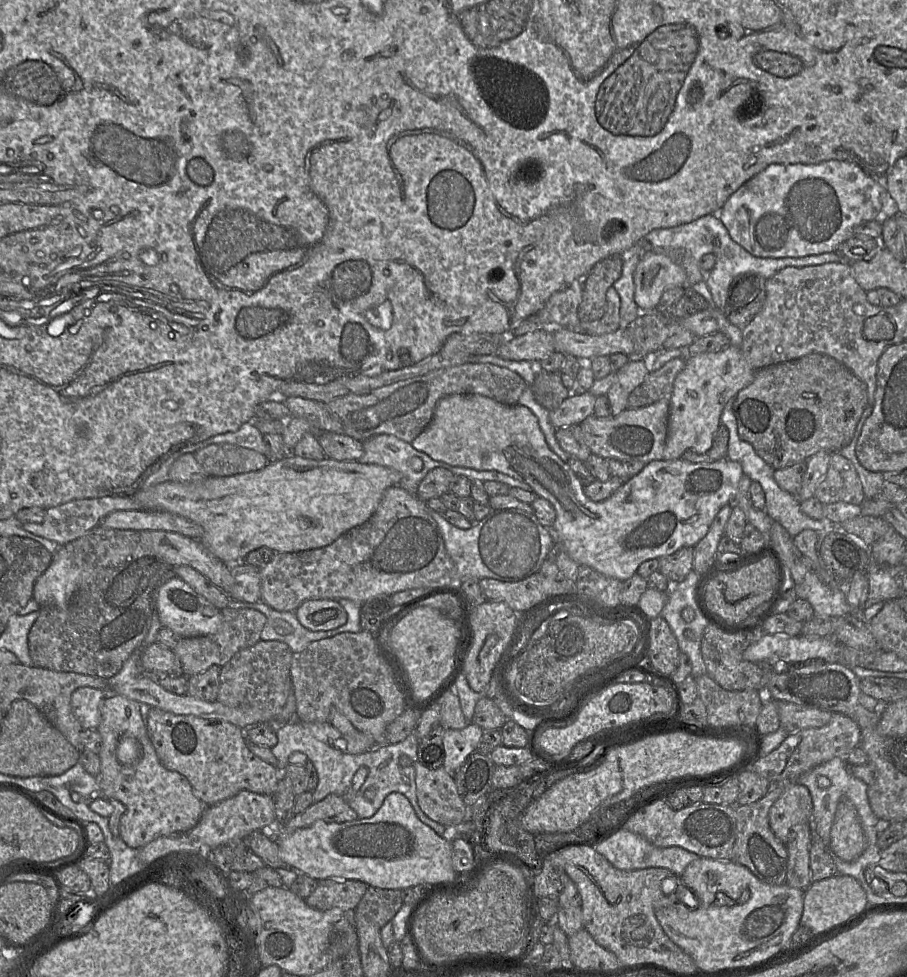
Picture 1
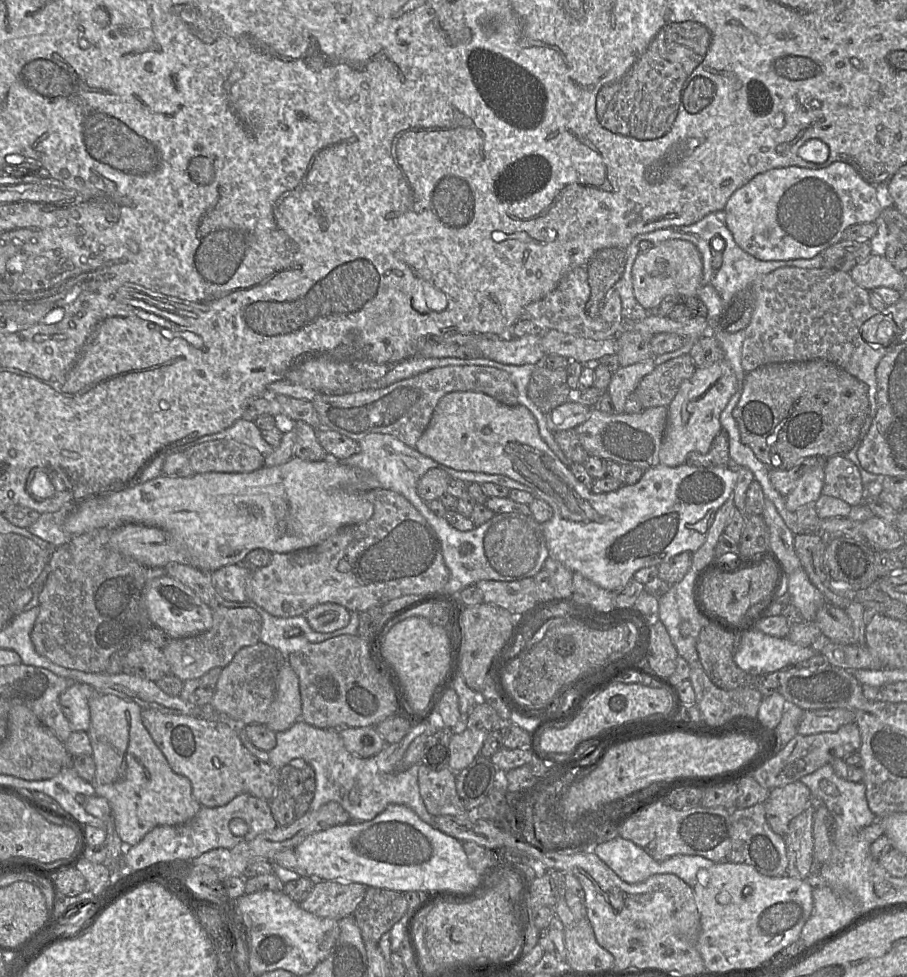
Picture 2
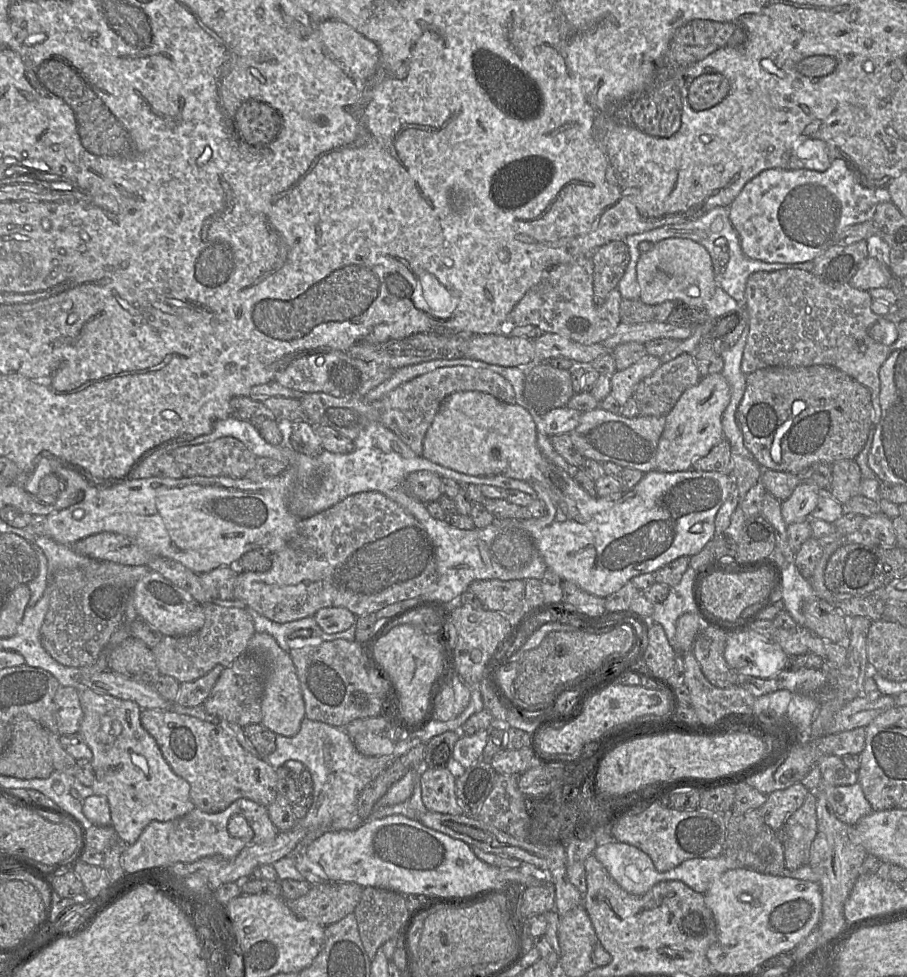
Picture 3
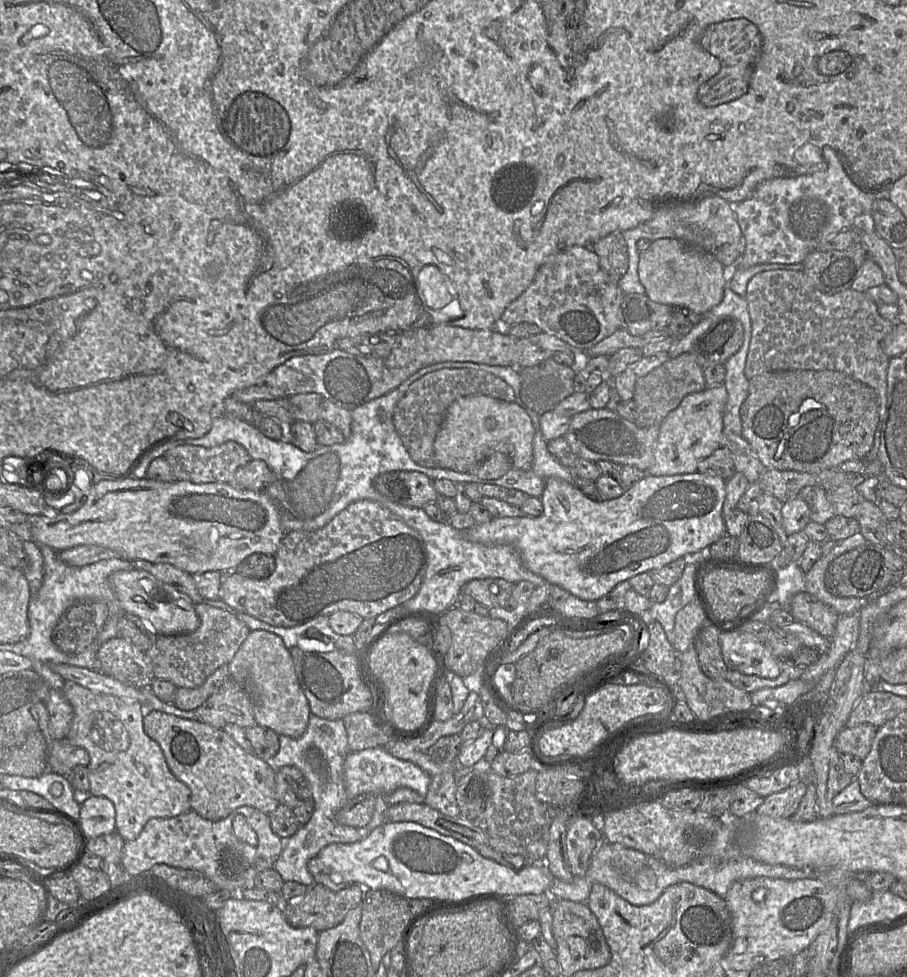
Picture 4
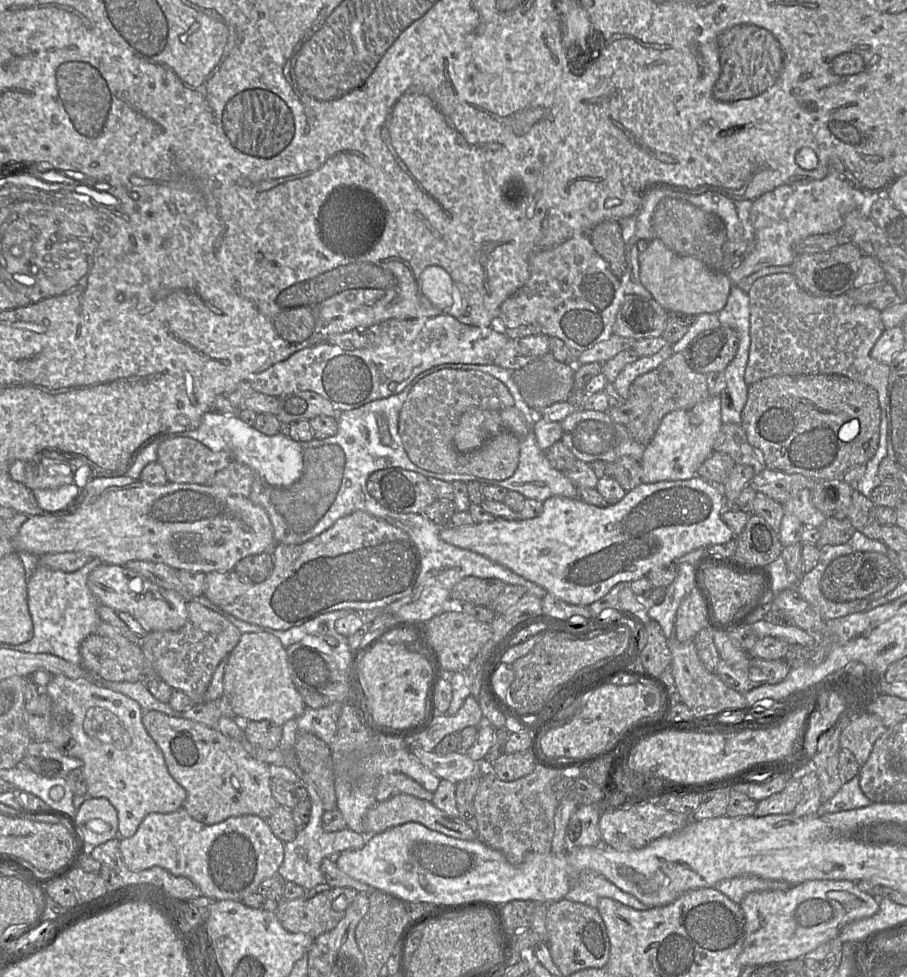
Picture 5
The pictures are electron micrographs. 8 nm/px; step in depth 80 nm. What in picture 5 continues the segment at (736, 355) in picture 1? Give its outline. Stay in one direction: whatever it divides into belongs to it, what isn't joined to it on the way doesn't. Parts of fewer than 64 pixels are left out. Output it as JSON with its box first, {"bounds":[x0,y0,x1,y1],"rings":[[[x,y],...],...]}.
{"bounds":[640,396,721,482],"rings":[[[708,396],[689,410],[666,414],[640,461],[641,482],[688,480],[697,476],[701,464],[713,453],[721,426],[721,398]]]}

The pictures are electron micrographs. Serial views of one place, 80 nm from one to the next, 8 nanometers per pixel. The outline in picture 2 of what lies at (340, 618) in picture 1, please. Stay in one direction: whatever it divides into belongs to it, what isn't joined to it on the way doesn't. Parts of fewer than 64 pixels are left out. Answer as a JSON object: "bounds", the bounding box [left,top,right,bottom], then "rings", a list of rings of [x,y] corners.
{"bounds":[303,603,350,633],"rings":[[[336,603],[318,604],[303,616],[306,617],[313,630],[321,633],[329,633],[344,628],[350,622],[350,611]]]}

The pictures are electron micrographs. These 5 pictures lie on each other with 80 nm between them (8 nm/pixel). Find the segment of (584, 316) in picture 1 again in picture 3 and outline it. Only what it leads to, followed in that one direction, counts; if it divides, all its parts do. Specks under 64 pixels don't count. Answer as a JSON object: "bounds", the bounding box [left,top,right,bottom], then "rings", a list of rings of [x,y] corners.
{"bounds":[590,240,629,306],"rings":[[[615,240],[596,249],[590,258],[593,262],[593,300],[600,306],[623,277],[629,263],[629,250],[624,240]]]}

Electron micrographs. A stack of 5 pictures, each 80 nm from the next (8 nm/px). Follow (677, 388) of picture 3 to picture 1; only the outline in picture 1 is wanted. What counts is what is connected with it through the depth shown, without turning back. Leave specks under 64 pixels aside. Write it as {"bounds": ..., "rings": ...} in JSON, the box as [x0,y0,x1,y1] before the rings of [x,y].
{"bounds":[641,357,685,404],"rings":[[[676,357],[646,376],[641,386],[646,391],[649,404],[662,399],[670,400],[675,378],[684,369],[685,365],[685,357]]]}

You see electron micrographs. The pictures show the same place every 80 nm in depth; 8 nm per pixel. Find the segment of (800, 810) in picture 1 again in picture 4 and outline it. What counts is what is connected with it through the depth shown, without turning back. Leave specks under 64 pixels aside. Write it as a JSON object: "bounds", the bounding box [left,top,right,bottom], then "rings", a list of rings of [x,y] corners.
{"bounds":[756,780,807,818],"rings":[[[798,780],[785,790],[765,797],[763,803],[756,809],[756,814],[771,818],[791,818],[806,790],[807,786]]]}

